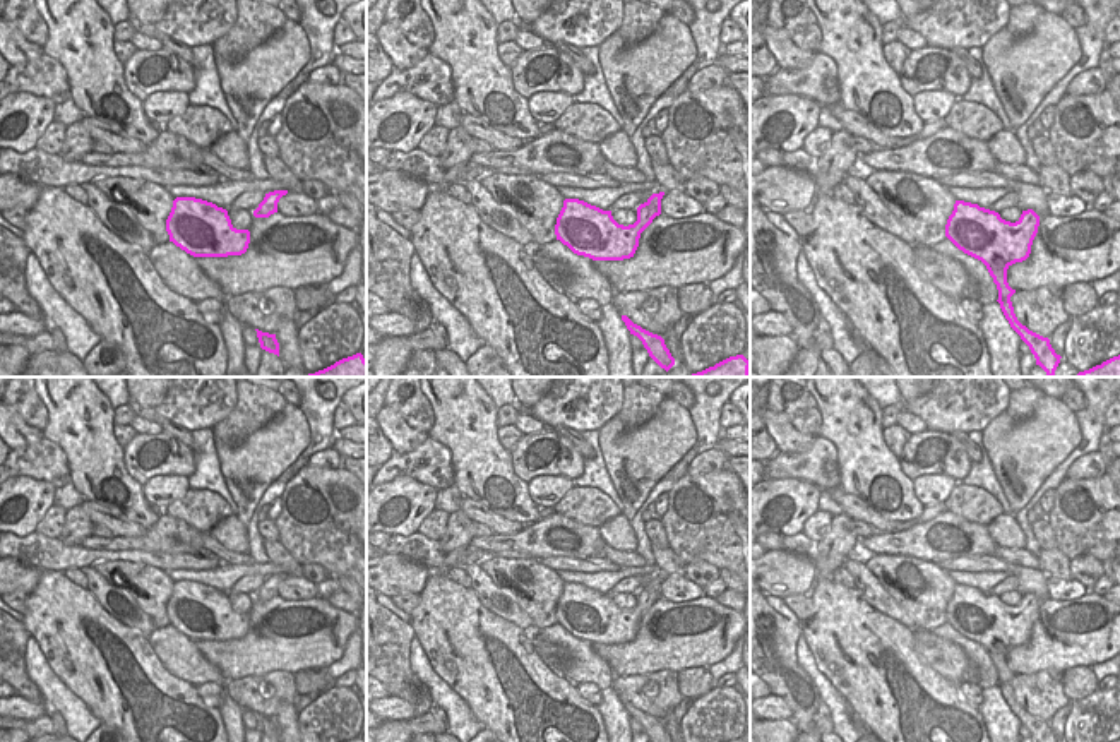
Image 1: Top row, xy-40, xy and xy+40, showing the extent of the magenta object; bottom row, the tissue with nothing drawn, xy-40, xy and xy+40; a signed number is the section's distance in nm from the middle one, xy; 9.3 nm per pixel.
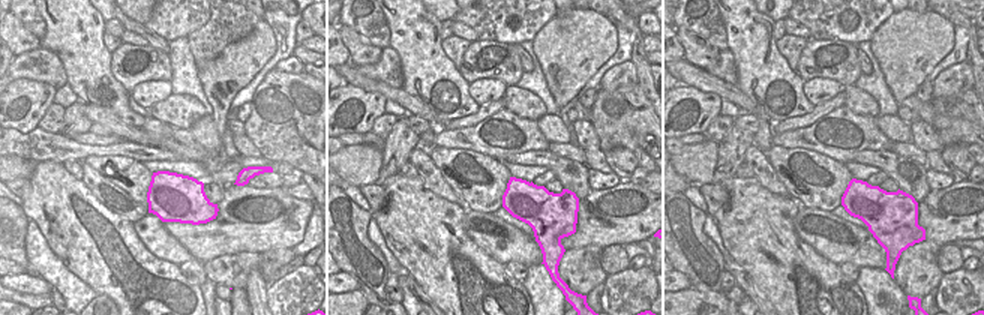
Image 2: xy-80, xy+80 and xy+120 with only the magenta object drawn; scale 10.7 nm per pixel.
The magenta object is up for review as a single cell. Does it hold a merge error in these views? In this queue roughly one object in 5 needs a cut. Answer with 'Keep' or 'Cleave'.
Keep.

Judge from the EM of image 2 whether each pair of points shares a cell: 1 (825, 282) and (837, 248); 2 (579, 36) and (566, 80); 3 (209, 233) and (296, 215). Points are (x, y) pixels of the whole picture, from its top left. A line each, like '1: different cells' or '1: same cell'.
1: different cells
2: same cell
3: same cell

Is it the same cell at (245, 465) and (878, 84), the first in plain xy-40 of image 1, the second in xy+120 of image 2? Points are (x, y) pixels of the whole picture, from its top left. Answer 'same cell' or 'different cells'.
different cells

